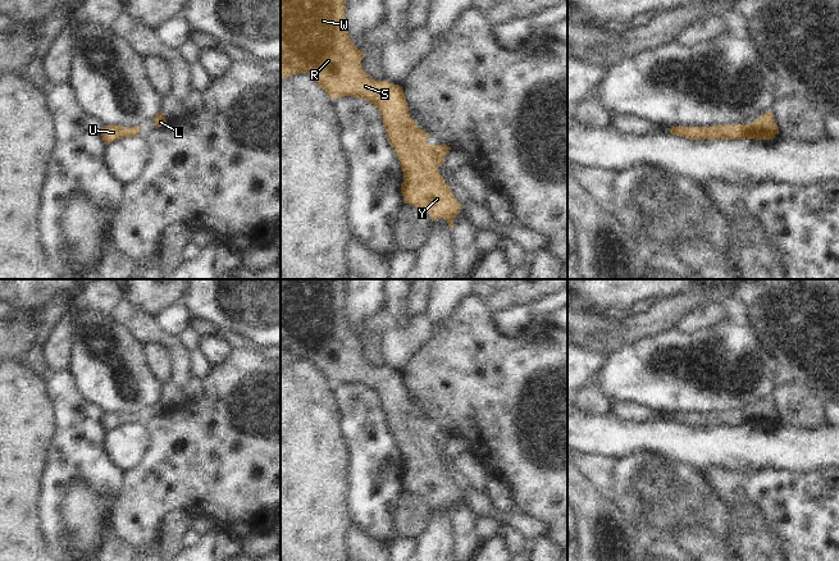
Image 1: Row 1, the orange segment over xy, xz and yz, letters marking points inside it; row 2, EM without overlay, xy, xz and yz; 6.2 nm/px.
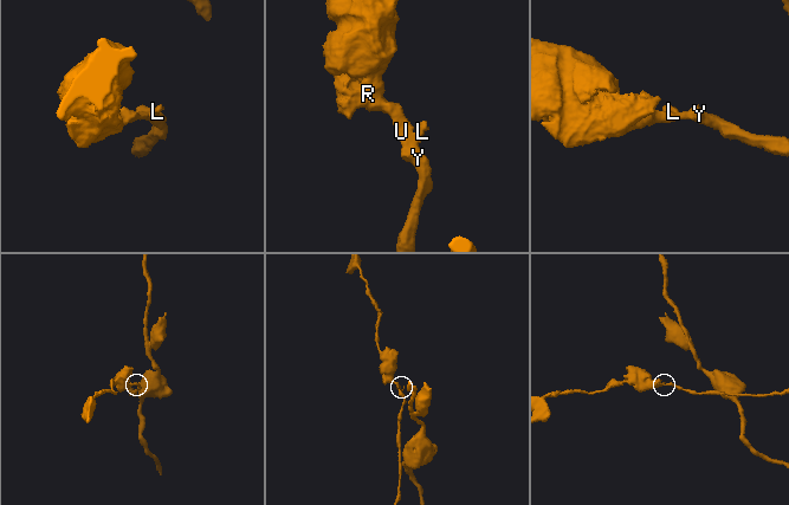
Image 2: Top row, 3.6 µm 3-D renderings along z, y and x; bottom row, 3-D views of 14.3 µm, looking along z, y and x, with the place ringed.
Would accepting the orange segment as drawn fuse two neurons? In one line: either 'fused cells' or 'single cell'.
single cell

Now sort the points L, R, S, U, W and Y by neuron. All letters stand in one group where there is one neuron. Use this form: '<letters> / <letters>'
L R S U W Y

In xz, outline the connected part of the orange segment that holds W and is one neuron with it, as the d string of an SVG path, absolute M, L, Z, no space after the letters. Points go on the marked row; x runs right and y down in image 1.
M281 0L281 81L297 73L307 73L332 99L351 96L374 104L383 118L388 141L403 172L403 202L423 209L432 220L443 218L451 231L461 204L438 170L439 165L444 165L444 156L451 147L427 143L429 133L420 129L410 118L401 86L386 79L374 81L364 72L361 60L365 54L350 38L345 10L346 0Z

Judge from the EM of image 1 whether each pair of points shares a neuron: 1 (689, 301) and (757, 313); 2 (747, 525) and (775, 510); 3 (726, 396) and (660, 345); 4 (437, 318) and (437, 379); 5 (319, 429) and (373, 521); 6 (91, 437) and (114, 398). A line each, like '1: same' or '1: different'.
1: different
2: different
3: same
4: different
5: different
6: different

